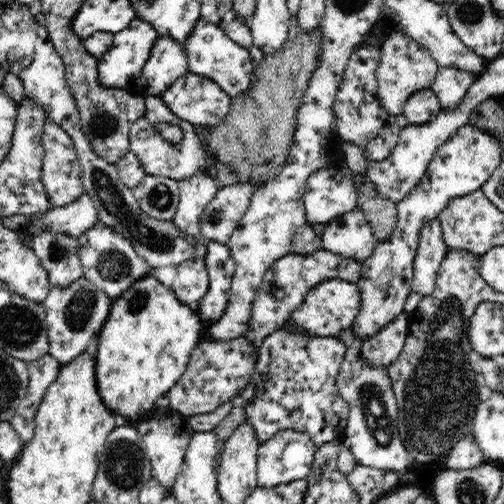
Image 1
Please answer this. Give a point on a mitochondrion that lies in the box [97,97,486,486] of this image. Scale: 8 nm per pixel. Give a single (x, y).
(438, 393)

